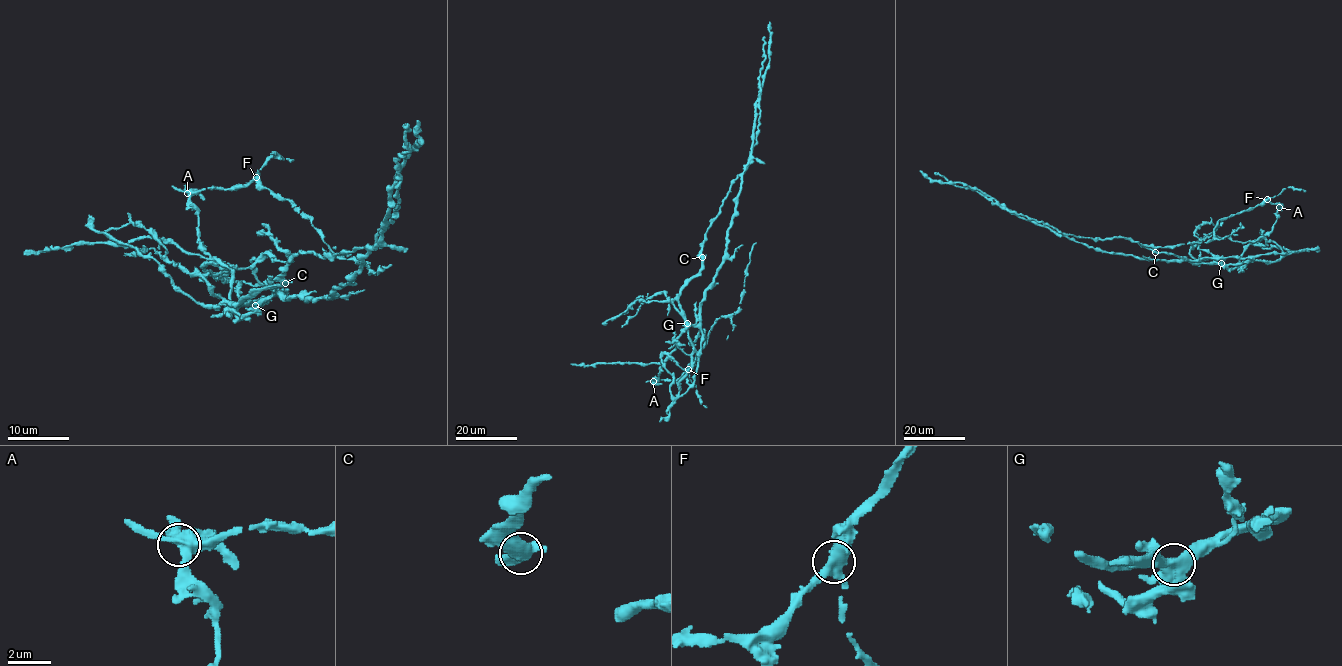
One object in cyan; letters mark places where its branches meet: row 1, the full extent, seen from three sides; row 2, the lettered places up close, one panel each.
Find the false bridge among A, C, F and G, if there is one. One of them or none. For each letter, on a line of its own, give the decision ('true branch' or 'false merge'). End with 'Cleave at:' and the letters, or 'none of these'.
A: true branch
C: true branch
F: true branch
G: false merge
Cleave at: G

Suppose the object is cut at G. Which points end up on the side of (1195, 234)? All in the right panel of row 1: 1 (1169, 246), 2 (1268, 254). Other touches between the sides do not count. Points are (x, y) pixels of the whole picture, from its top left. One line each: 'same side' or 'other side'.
1: other side
2: other side

